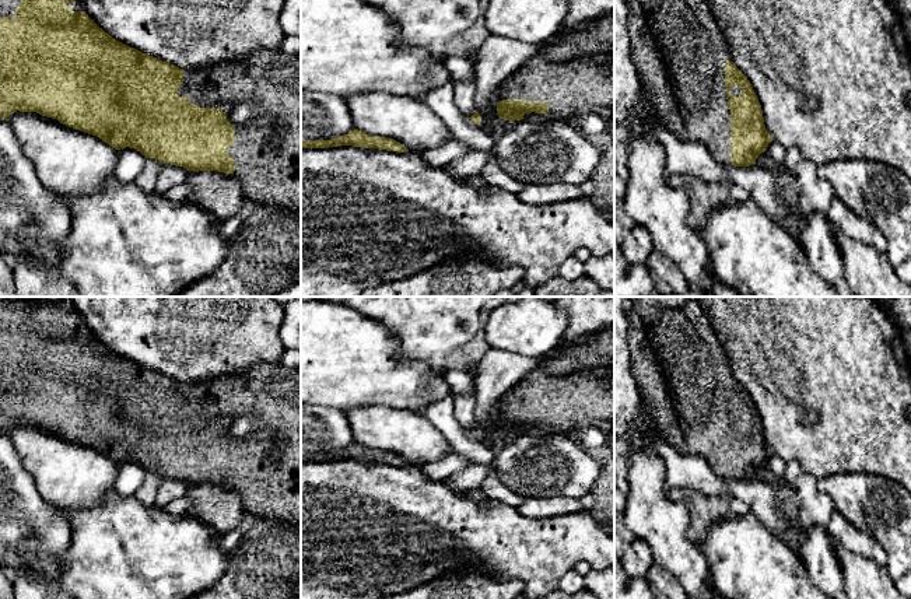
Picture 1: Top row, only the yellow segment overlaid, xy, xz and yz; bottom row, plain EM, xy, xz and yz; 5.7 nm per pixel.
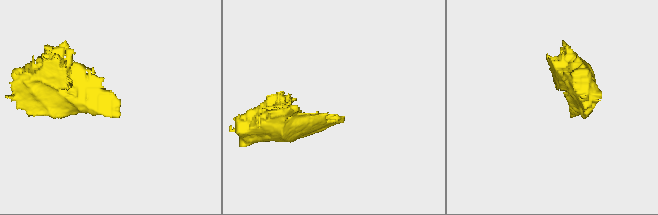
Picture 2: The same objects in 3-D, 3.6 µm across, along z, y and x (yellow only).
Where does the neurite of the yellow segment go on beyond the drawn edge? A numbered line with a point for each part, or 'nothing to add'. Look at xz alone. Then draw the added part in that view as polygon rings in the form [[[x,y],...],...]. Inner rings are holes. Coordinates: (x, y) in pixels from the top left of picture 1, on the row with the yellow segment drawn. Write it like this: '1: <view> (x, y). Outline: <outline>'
1: xz (573, 88). Outline: [[[614,53],[551,62],[535,57],[508,76],[497,99],[547,102],[547,115],[579,119],[588,113],[614,119]]]

